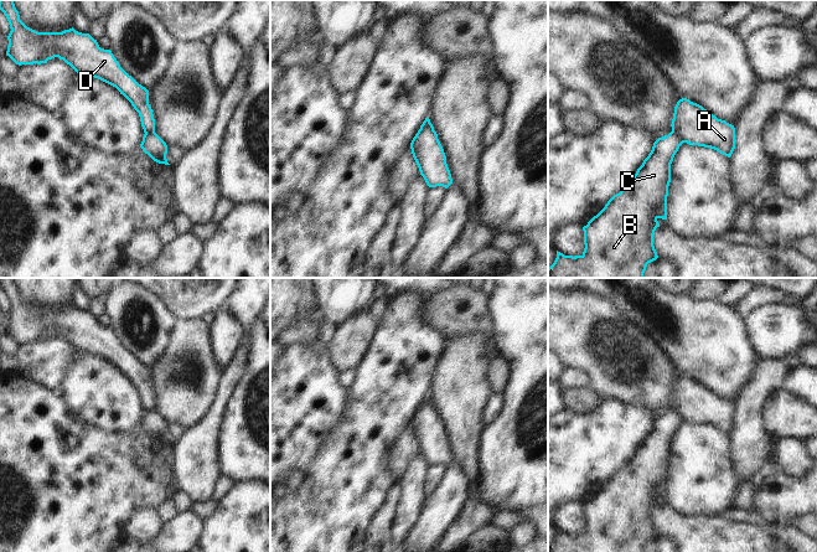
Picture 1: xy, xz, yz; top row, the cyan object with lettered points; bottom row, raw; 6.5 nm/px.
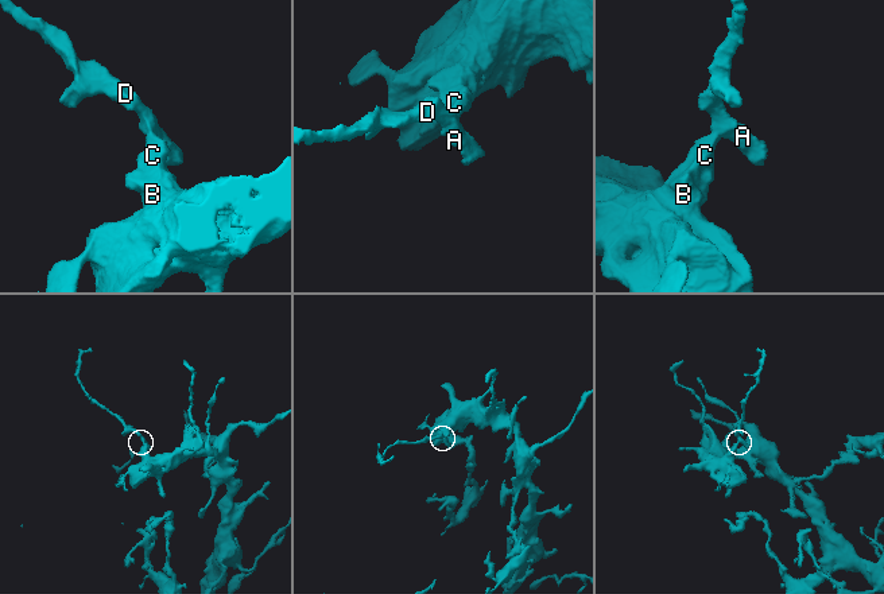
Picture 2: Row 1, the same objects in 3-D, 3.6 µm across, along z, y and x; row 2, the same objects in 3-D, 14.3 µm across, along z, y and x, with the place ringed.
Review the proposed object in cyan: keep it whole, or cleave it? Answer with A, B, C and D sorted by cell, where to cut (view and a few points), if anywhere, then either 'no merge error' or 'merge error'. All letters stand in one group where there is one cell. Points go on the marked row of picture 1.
A D / B C; cut in yz along (672, 130), (683, 142); merge error

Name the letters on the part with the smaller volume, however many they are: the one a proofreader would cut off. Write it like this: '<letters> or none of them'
A, D

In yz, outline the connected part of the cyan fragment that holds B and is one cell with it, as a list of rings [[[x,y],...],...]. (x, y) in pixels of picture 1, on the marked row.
[[[673,131],[658,138],[632,180],[583,227],[583,254],[573,257],[557,251],[557,258],[548,268],[548,278],[643,278],[647,264],[658,258],[653,234],[660,227],[657,220],[667,220],[671,164],[682,144]]]

